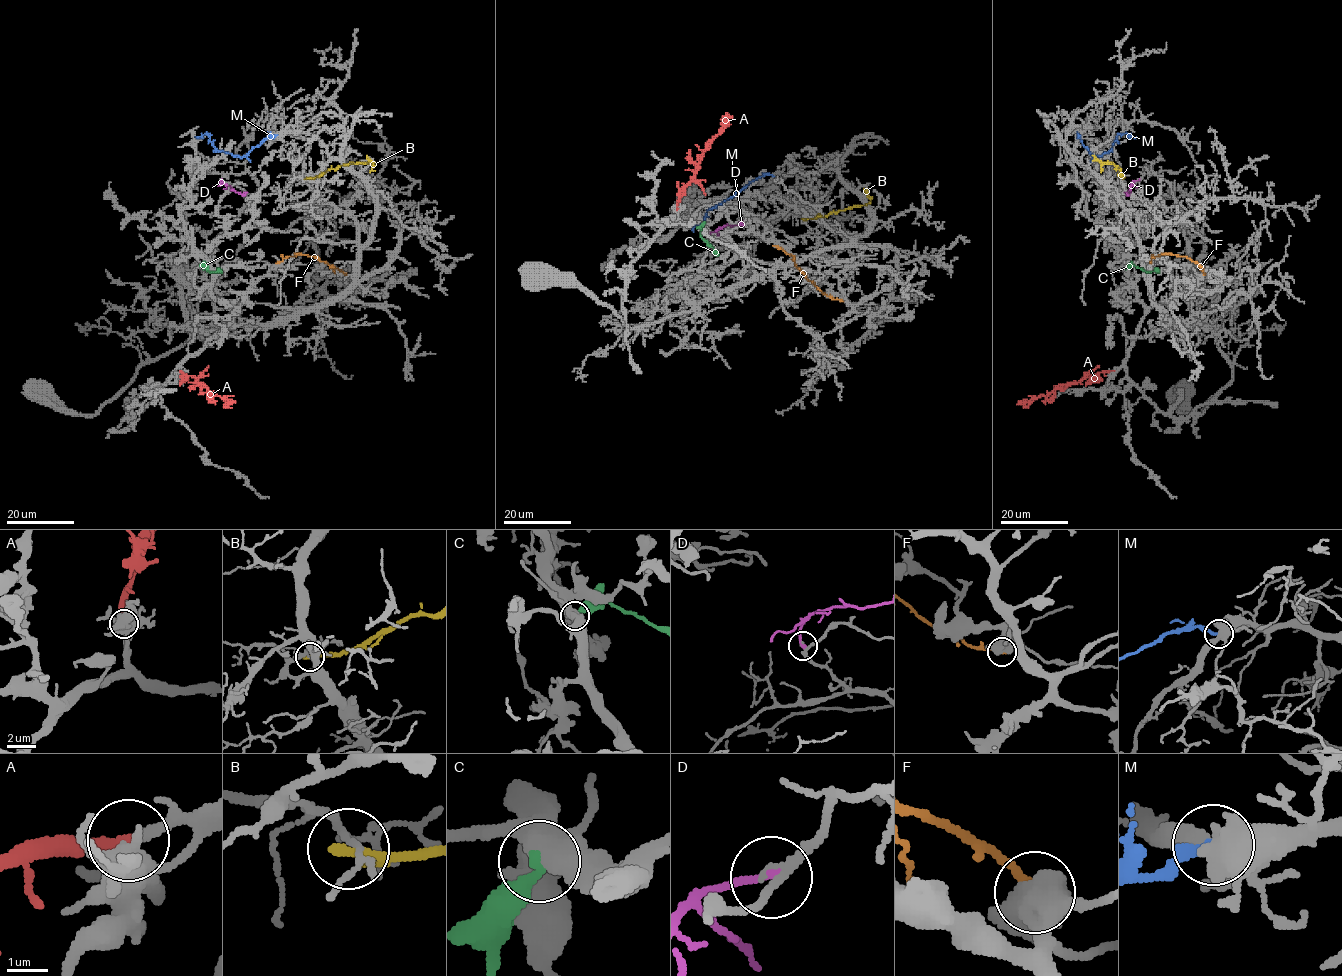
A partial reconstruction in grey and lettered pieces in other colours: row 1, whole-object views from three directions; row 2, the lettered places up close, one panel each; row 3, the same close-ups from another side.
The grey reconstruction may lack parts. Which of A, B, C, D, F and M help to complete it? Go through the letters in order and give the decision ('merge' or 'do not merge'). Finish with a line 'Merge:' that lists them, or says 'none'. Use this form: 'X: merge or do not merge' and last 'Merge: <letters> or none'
A: merge
B: do not merge
C: do not merge
D: do not merge
F: do not merge
M: do not merge
Merge: A

